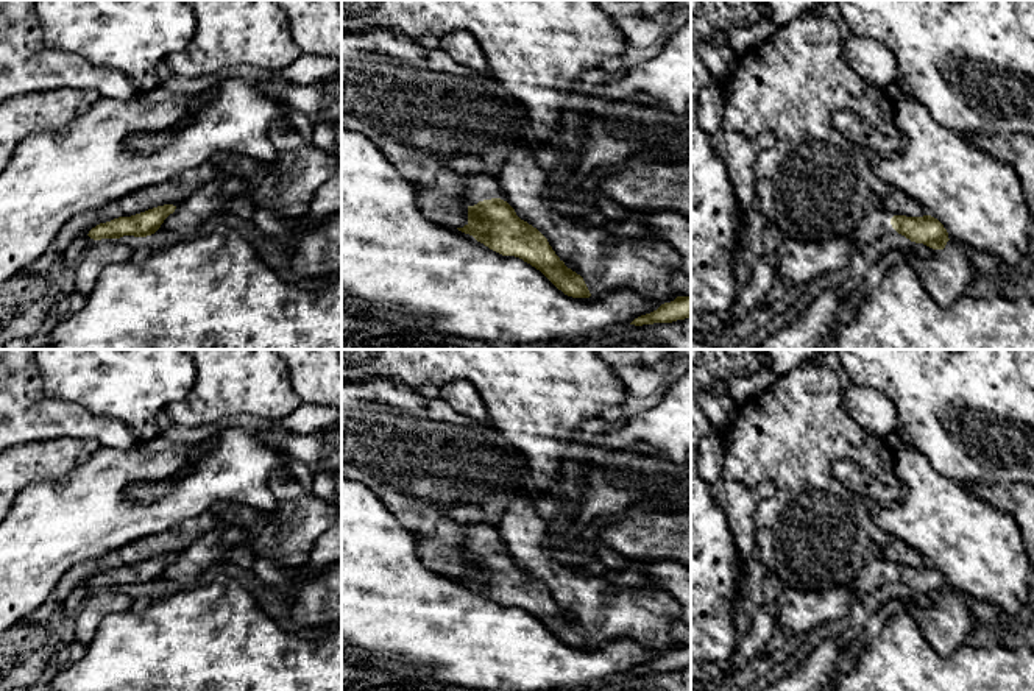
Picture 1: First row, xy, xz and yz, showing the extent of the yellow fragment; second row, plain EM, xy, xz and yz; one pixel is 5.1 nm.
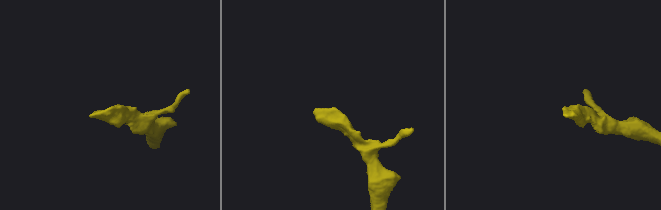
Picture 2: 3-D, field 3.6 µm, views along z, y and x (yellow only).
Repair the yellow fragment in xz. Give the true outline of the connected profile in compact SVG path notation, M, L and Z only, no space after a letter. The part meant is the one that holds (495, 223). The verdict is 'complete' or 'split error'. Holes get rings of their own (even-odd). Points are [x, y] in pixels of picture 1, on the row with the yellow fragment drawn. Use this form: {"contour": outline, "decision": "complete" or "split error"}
{"contour": "M473 175L465 181L465 190L477 195L480 201L468 206L468 223L457 228L459 231L502 256L515 256L530 264L568 296L591 296L583 278L565 265L547 239L499 198L501 187L496 176Z", "decision": "split error"}

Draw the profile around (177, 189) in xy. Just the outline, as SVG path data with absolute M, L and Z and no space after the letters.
M187 172L161 184L143 187L122 197L98 211L81 212L72 217L48 250L30 265L23 275L37 282L50 281L53 267L61 260L64 250L73 239L86 236L97 225L119 217L131 217L164 204L176 206L189 198L201 186L204 178L204 172Z

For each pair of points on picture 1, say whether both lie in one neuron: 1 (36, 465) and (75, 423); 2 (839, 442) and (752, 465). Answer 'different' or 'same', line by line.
1: different
2: same

